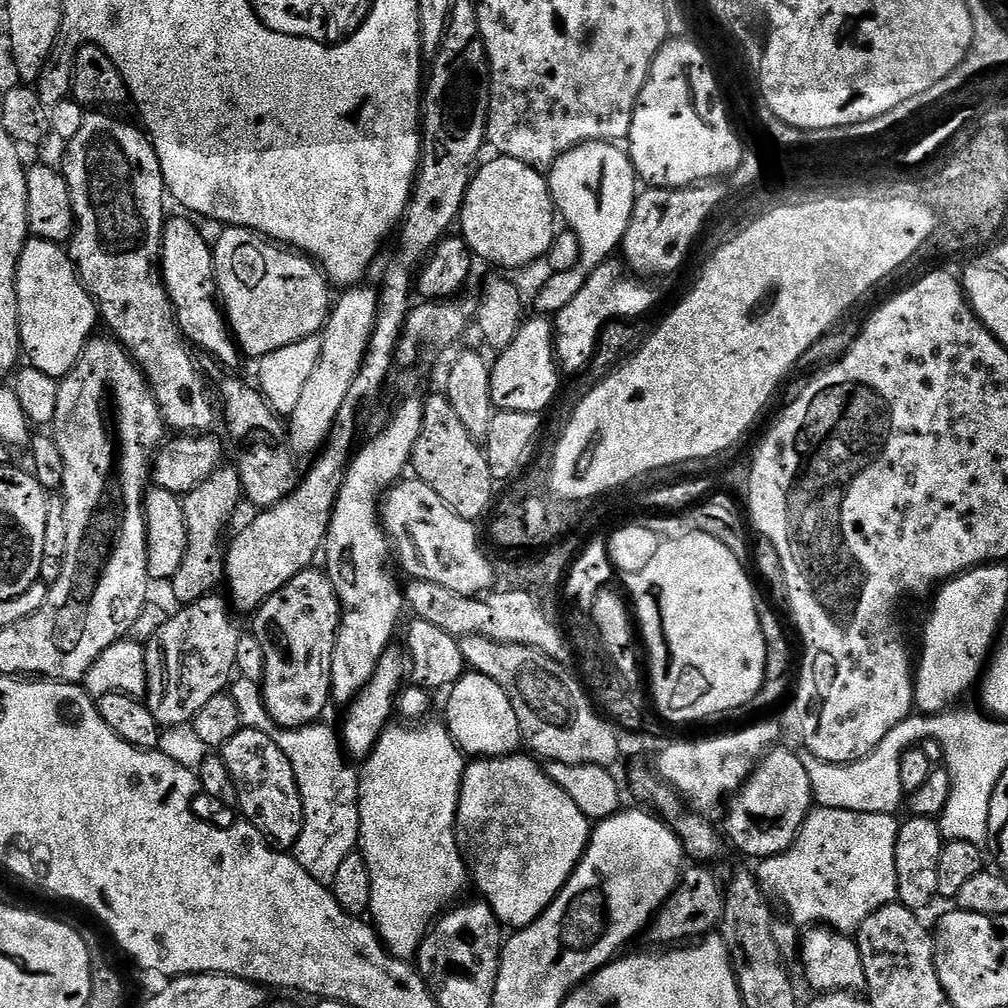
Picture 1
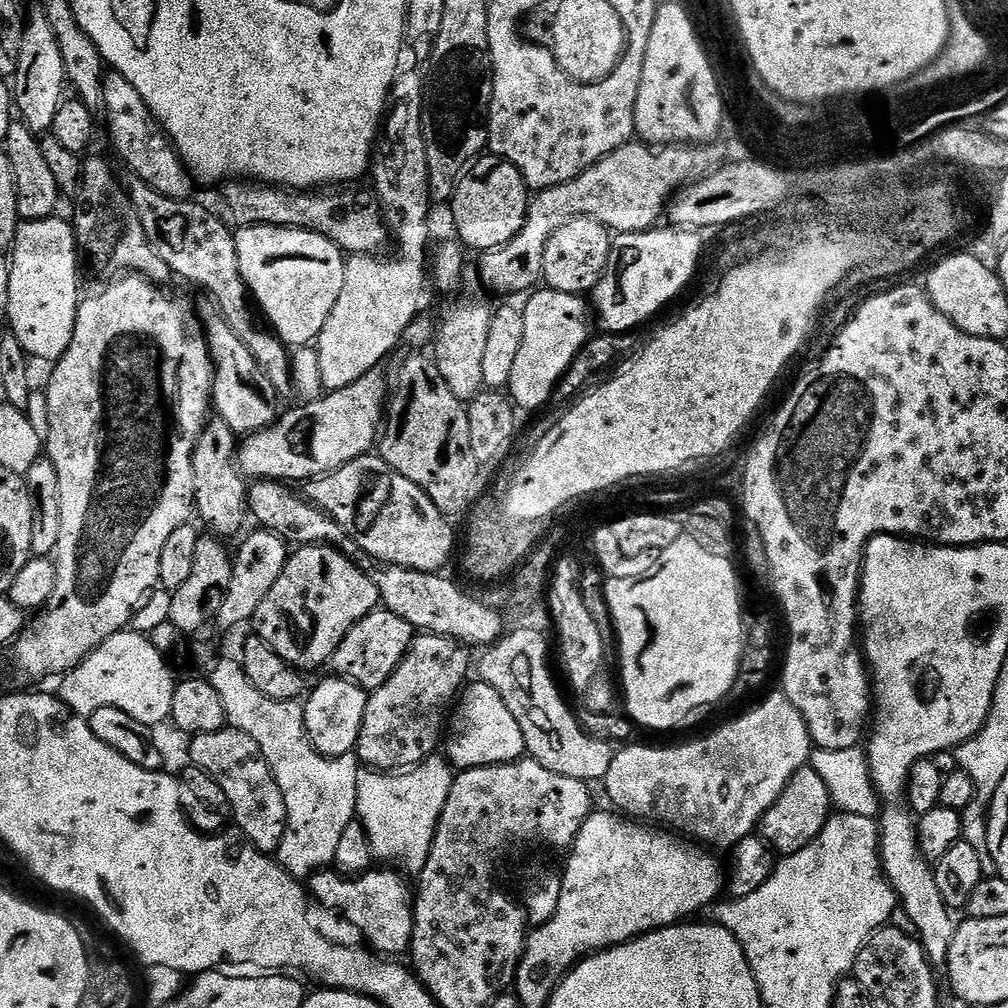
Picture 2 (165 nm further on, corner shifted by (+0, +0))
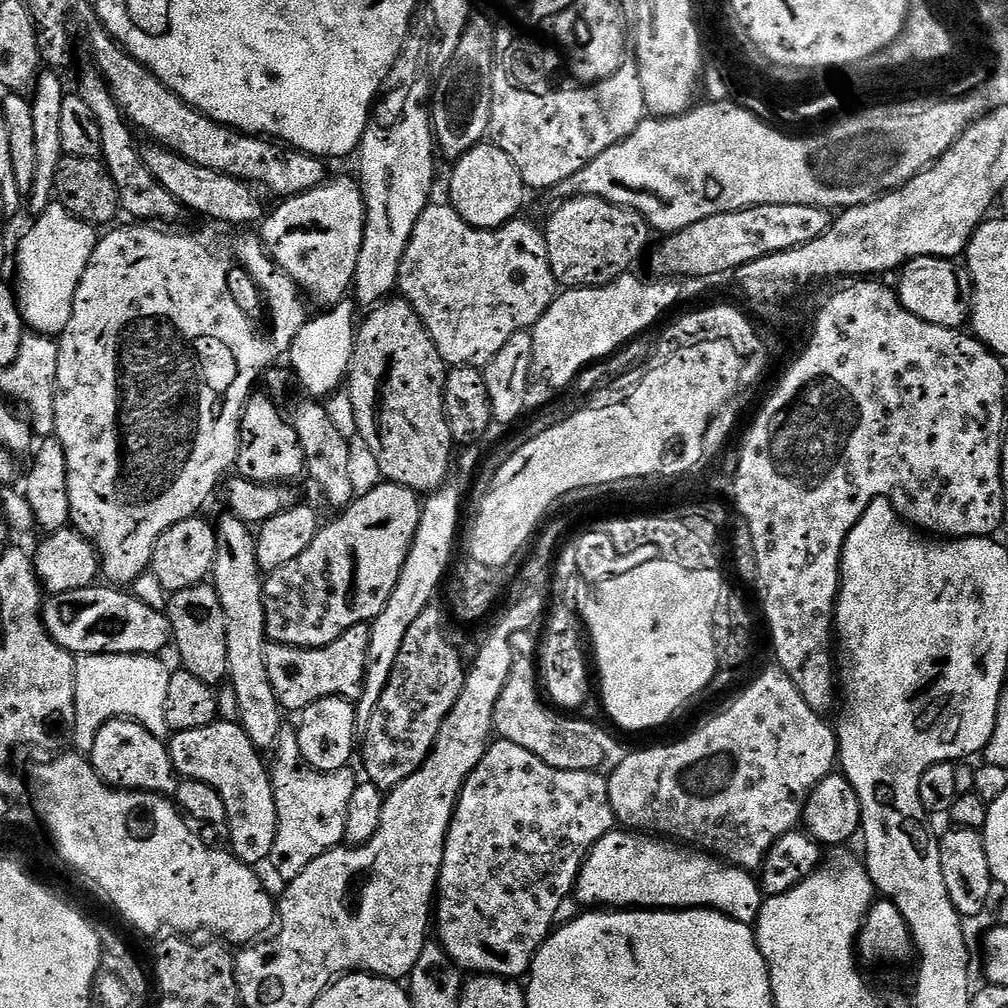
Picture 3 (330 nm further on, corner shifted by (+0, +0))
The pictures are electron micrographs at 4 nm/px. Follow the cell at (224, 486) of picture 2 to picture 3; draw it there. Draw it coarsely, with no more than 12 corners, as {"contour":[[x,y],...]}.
{"contour":[[249,525],[214,527],[238,723],[272,750],[286,716],[266,674],[265,577]]}

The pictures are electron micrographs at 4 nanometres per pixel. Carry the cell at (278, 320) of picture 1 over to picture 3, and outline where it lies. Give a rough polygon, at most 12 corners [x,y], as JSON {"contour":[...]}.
{"contour":[[329,179],[258,228],[309,301],[349,295],[364,191]]}

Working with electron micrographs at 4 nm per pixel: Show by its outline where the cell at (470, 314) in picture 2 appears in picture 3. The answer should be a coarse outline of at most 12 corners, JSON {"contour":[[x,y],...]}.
{"contour":[[429,204],[398,292],[482,370],[557,298],[544,234]]}

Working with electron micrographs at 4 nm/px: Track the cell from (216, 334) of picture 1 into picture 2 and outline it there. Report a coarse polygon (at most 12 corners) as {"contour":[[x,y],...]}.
{"contour":[[215,304],[199,305],[211,407],[240,438],[278,419],[278,394]]}

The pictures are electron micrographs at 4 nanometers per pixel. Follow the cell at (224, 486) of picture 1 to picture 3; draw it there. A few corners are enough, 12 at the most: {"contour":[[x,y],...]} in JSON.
{"contour":[[211,583],[171,593],[183,671],[229,679],[226,614]]}

